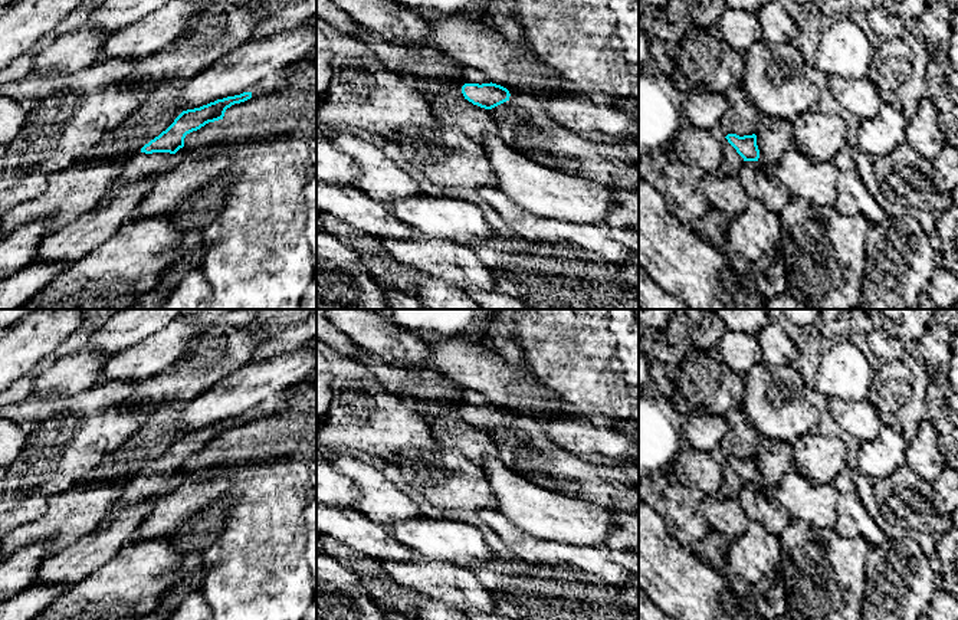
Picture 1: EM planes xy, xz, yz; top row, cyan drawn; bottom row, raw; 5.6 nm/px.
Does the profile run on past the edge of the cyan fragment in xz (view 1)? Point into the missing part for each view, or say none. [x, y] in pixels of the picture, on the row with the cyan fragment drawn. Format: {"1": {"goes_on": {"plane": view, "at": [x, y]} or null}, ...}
{"1": {"goes_on": {"plane": "xz", "at": [469, 75]}}}

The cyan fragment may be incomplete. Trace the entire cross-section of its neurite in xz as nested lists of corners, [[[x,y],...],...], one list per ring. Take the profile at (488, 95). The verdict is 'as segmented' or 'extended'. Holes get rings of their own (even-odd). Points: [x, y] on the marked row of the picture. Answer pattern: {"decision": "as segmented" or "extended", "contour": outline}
{"decision": "extended", "contour": [[[463,68],[459,79],[465,83],[462,86],[465,99],[473,105],[492,109],[509,101],[509,91],[501,85],[492,83],[482,70]]]}

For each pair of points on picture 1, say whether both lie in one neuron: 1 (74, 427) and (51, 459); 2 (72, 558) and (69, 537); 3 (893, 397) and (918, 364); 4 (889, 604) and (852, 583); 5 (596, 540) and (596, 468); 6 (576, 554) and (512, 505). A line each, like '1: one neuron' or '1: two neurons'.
1: one neuron
2: two neurons
3: one neuron
4: two neurons
5: two neurons
6: two neurons

